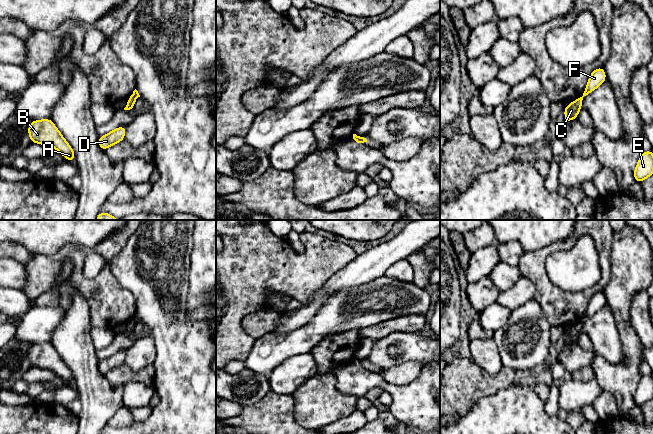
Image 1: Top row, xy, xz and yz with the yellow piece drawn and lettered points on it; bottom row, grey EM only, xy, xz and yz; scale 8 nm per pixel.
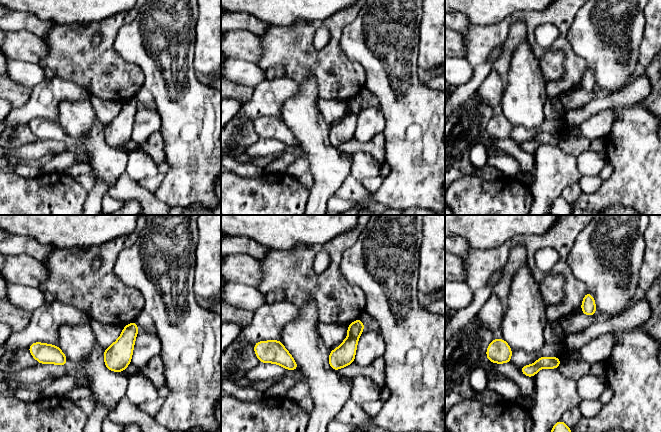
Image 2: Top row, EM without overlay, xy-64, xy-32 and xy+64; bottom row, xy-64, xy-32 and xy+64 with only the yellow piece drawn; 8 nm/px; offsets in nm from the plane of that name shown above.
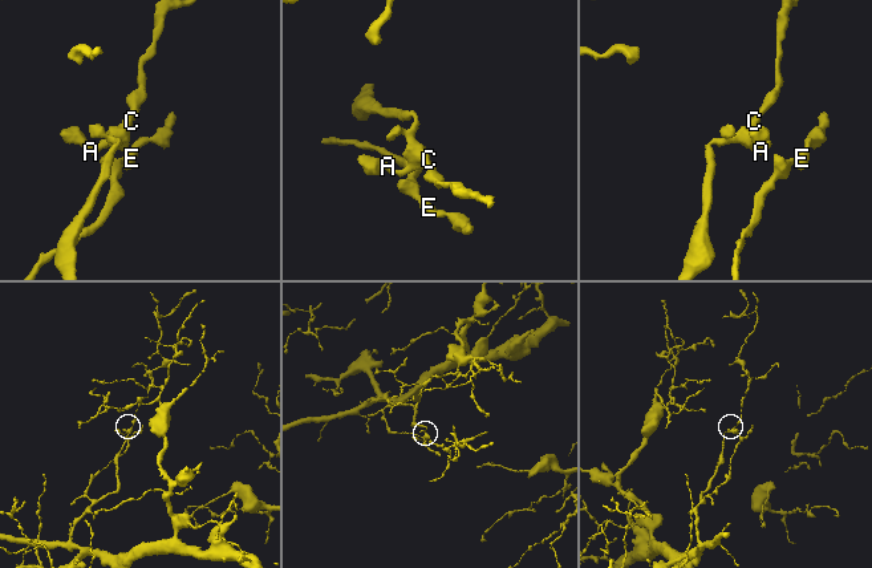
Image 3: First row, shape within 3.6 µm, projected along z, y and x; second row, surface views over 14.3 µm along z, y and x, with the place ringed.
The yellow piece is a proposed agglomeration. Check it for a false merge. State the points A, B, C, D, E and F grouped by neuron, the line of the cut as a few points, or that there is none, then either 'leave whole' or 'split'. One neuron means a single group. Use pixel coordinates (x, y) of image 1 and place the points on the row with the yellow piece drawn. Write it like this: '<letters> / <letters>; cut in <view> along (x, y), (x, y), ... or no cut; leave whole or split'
A B C D E F; no cut; leave whole

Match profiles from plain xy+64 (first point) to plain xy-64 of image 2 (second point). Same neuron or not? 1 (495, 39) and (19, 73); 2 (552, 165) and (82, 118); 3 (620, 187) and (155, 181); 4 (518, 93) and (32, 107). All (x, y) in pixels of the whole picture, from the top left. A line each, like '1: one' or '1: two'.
1: two
2: one
3: two
4: two

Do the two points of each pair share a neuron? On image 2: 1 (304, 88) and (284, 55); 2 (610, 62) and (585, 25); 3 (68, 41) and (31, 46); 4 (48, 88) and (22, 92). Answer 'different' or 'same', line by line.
1: different
2: same
3: different
4: different

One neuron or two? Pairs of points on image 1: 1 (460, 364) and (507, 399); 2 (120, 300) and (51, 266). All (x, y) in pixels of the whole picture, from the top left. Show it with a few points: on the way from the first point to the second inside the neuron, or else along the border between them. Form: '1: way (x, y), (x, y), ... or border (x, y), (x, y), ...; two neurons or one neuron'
1: border (515, 381), (490, 395), (482, 396), (476, 403); two neurons
2: way (100, 288), (77, 275), (71, 256); one neuron

